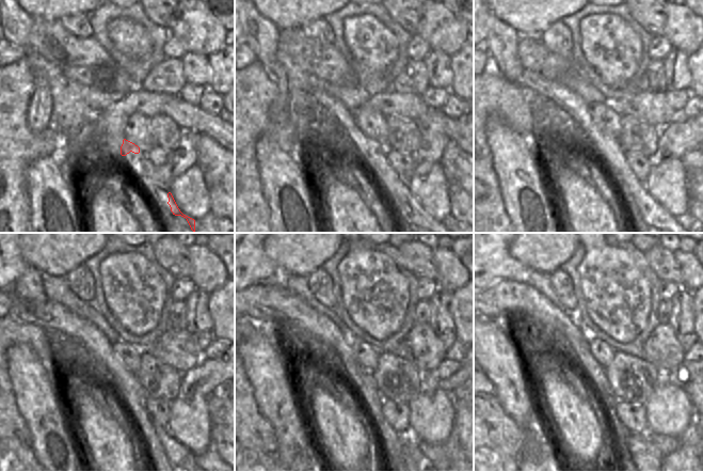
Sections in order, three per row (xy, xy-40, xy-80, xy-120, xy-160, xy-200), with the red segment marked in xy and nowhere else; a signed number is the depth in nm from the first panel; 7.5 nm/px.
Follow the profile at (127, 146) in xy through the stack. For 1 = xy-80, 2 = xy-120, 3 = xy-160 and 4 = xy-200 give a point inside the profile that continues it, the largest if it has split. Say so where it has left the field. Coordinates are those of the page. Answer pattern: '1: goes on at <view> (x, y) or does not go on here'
1: goes on at xy-80 (601, 143)
2: goes on at xy-120 (52, 316)
3: goes on at xy-160 (259, 301)
4: goes on at xy-200 (517, 301)

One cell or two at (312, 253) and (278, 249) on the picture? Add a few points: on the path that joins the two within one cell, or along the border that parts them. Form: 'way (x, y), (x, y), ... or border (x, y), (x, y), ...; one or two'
way (303, 249), (287, 249); one

